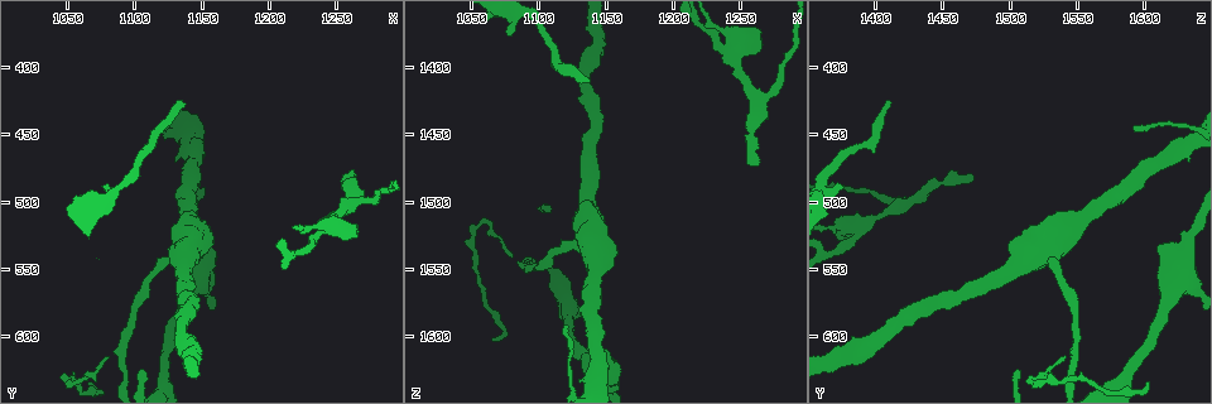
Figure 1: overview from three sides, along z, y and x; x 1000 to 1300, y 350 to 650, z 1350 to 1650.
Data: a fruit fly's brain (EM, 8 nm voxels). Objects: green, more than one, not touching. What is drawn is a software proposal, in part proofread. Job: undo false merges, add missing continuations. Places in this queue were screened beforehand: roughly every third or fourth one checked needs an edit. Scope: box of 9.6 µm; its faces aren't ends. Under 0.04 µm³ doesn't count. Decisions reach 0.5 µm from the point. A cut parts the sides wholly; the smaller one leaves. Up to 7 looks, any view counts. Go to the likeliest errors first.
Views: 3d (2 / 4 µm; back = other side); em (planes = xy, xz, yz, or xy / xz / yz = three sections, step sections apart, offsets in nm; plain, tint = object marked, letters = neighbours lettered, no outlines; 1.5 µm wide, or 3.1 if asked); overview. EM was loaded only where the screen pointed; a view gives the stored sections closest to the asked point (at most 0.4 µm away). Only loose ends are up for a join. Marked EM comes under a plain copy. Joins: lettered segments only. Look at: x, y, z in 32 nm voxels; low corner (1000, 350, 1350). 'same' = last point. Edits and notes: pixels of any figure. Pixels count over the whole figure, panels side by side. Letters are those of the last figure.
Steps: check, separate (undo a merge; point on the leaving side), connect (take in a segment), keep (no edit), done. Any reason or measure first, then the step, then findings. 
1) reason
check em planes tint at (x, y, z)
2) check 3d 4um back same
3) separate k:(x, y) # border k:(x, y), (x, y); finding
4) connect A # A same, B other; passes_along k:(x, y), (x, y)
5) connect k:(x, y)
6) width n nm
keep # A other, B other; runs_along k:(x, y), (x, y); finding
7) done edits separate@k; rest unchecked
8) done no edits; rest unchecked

check em xz step 4 tint at (1140, 430, 1410)

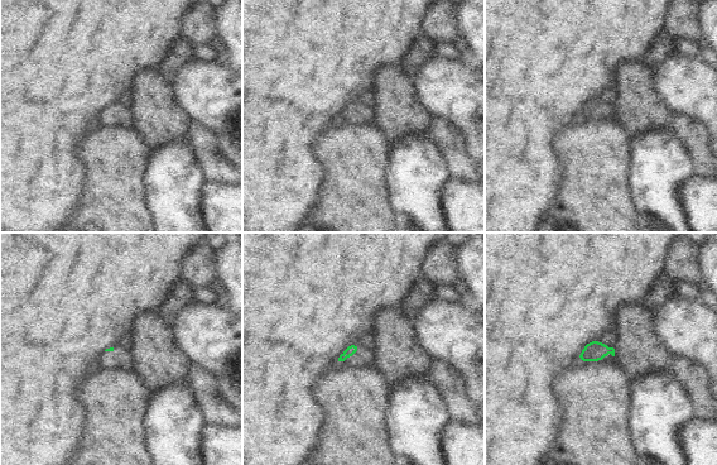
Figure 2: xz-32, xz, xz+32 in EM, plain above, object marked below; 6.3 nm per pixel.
check em planes letters same

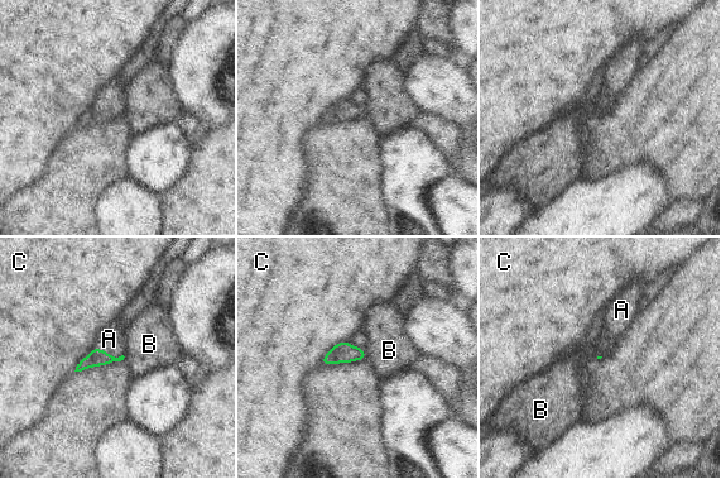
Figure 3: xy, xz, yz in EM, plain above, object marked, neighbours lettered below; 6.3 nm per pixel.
connect 3:(109, 339) # A same, B other, C other; passes_along 3:(96, 358), (109, 354), (109, 339); it goes on there

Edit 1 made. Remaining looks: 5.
branch stops here
check em planes letters at (1076, 488, 1374)

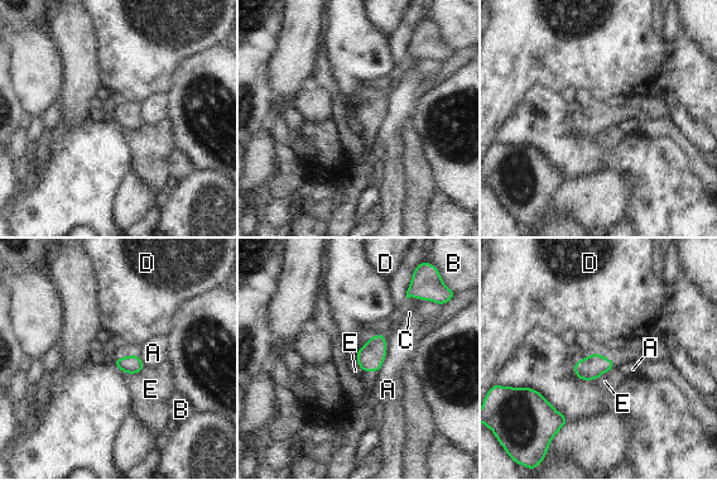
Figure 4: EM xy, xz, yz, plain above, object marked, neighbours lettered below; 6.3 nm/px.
keep # A other, B other, C other, D other, E other; none of them fits

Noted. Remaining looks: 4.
branch point
check em yz step 8 tint at (1144, 560, 1624)

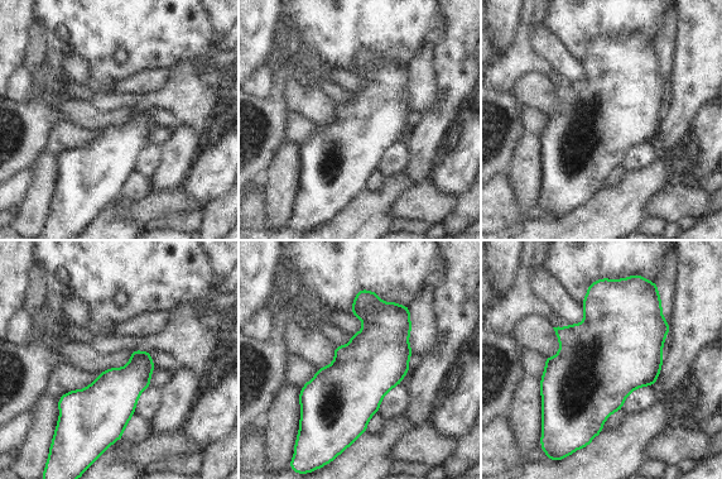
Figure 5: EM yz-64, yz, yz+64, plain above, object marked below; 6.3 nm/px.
check em planes letters same

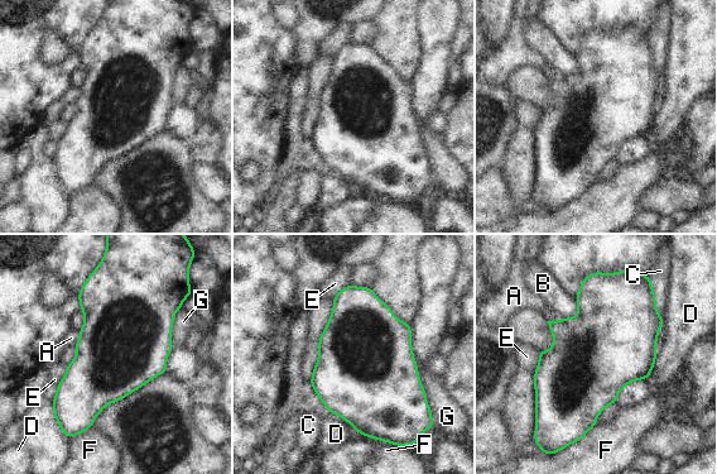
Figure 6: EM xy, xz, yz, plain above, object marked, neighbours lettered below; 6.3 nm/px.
width 550 nm
keep # A other, B other, C other, D other, E other, F other, G other; border 6:(80, 330), (80, 336), (73, 346); continuous, no second neuron

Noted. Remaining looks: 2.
done edits connect@3; rest unchecked

